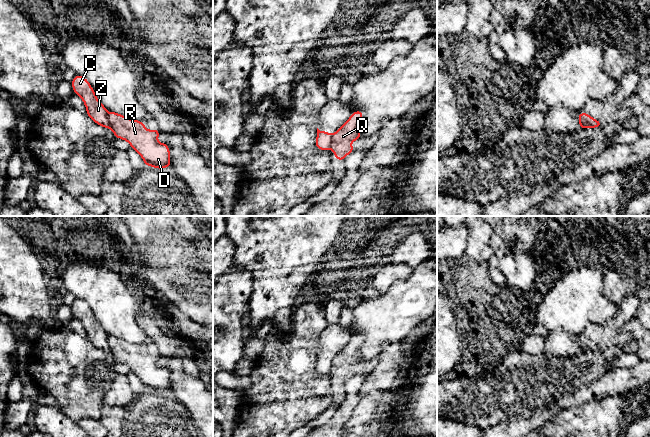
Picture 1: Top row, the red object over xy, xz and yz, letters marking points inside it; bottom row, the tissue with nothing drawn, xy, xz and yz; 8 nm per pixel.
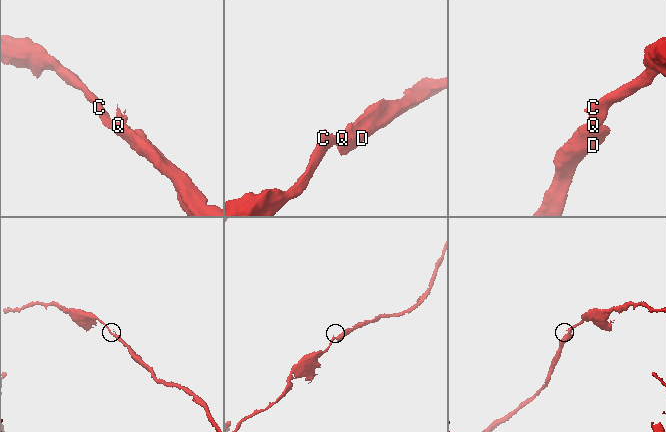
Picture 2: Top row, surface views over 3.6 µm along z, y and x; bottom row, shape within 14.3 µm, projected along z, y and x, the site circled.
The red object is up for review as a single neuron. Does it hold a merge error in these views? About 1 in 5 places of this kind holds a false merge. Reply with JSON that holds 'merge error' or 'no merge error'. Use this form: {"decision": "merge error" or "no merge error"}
{"decision": "merge error"}

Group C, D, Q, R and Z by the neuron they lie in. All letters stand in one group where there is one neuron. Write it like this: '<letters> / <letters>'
C Z / D Q R

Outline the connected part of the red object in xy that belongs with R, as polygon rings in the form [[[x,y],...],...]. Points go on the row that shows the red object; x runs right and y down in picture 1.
[[[117,112],[108,113],[108,119],[114,136],[127,141],[142,157],[144,165],[157,169],[171,167],[170,150],[166,143],[159,143],[158,129],[147,130],[145,124]]]

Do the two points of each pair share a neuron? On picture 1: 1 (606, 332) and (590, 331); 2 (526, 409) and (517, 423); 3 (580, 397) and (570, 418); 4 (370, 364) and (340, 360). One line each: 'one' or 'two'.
1: one
2: two
3: two
4: one

